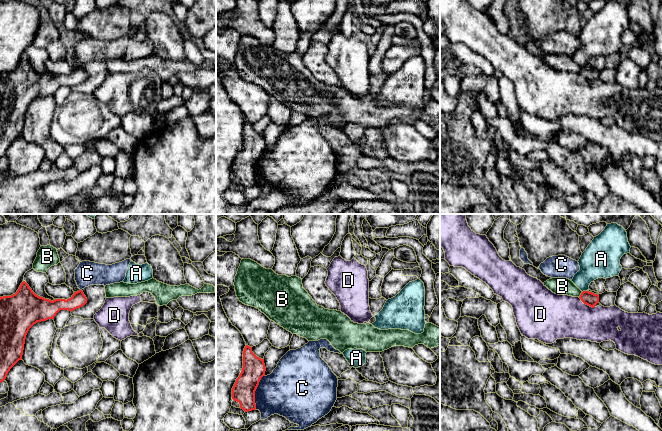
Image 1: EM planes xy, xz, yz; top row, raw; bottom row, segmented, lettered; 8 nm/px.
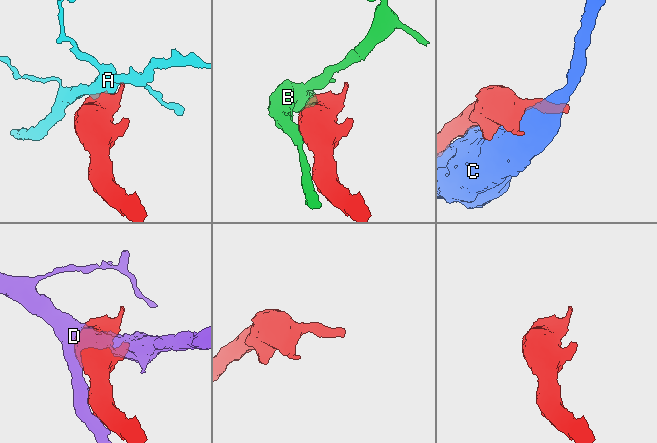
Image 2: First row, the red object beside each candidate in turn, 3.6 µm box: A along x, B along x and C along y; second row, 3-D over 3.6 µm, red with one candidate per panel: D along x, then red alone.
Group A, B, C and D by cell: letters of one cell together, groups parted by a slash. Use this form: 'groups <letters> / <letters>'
groups A / B / C / D

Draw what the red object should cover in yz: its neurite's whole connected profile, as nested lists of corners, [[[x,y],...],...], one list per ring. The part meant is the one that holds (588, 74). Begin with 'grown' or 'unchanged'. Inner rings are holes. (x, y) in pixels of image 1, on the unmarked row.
unchanged | [[[583,67],[579,74],[584,80],[592,84],[594,84],[595,81],[599,78],[599,71],[589,67]]]

